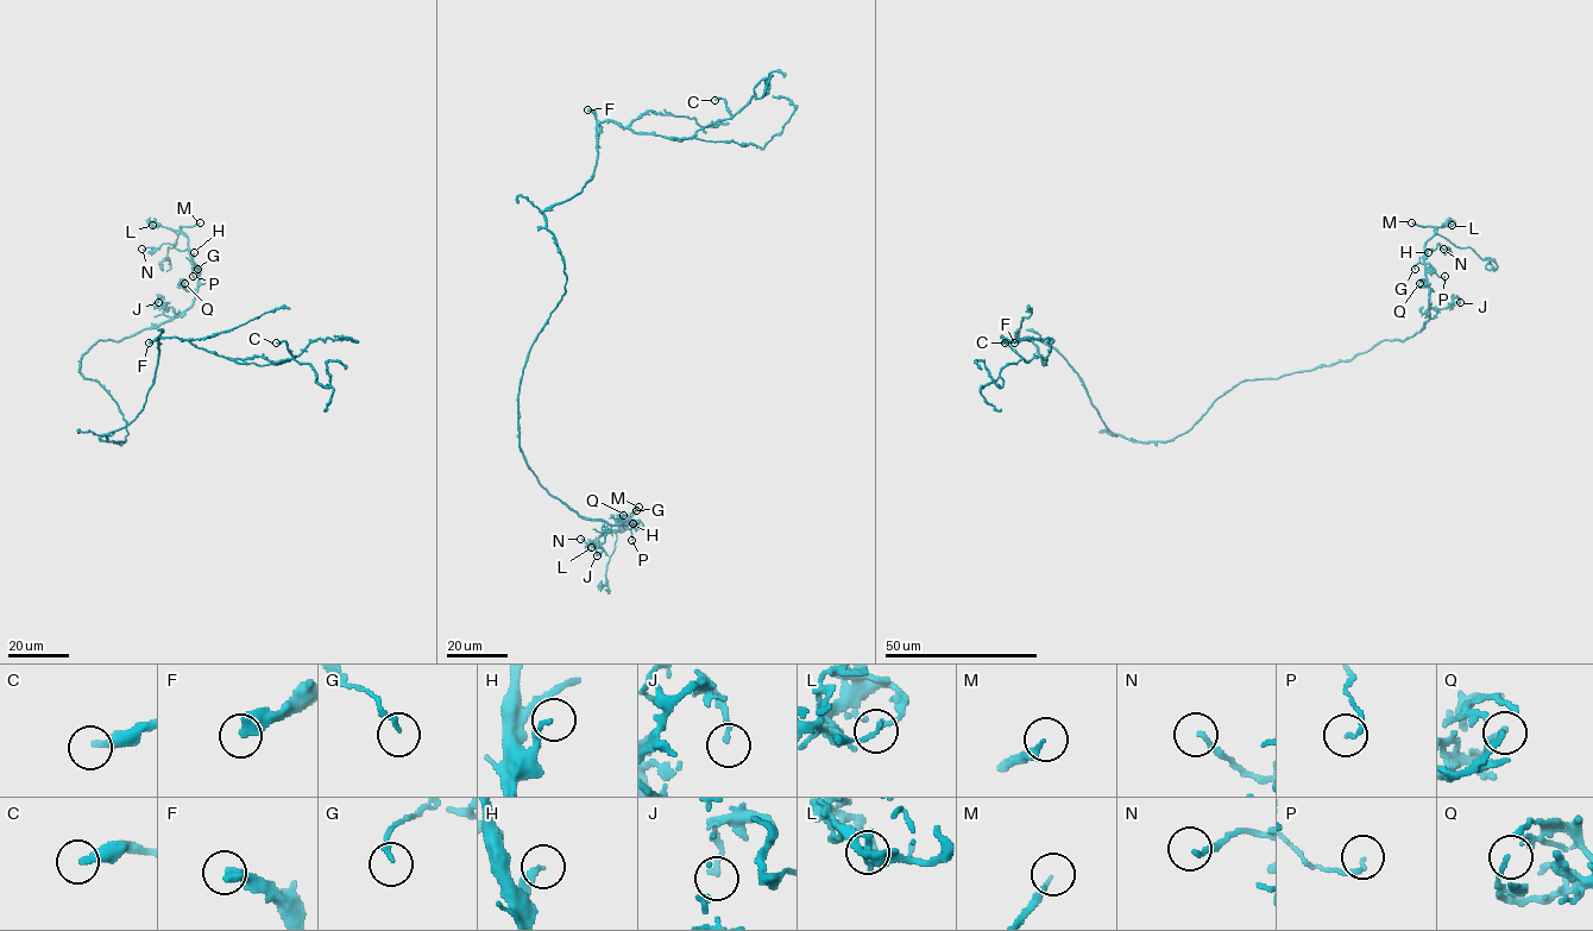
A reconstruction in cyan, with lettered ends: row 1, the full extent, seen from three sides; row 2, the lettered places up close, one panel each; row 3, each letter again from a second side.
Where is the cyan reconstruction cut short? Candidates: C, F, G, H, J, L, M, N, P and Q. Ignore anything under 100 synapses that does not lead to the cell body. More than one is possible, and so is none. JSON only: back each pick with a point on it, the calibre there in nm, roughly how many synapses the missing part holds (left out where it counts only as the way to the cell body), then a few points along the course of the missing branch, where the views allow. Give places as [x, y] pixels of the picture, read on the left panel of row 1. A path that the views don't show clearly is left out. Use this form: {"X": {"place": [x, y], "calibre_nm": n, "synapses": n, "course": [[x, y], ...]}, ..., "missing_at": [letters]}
{"M": {"place": [200, 222], "calibre_nm": 190, "course": [[200, 222], [208, 219], [220, 205], [225, 184], [215, 161], [206, 151], [201, 153]]}, "missing_at": ["M"]}

